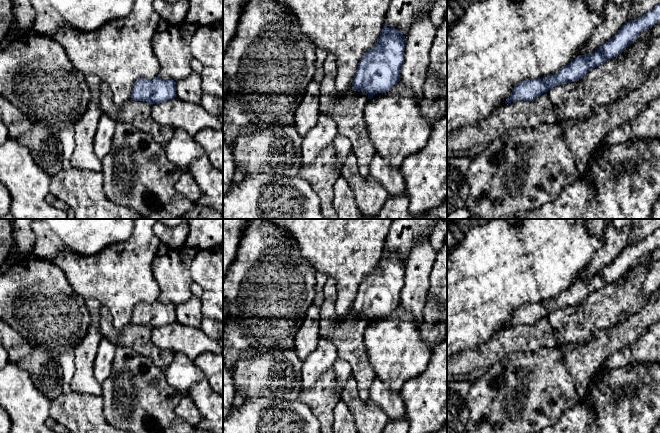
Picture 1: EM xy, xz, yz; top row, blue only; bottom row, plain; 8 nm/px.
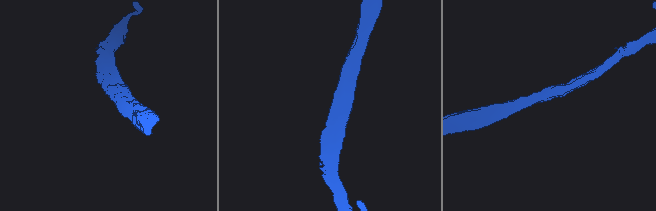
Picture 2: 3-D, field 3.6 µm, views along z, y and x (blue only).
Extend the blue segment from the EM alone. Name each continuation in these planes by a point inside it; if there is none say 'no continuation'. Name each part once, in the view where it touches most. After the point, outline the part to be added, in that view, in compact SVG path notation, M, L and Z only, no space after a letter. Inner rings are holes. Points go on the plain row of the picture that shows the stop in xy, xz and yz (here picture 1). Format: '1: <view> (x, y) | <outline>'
no continuation

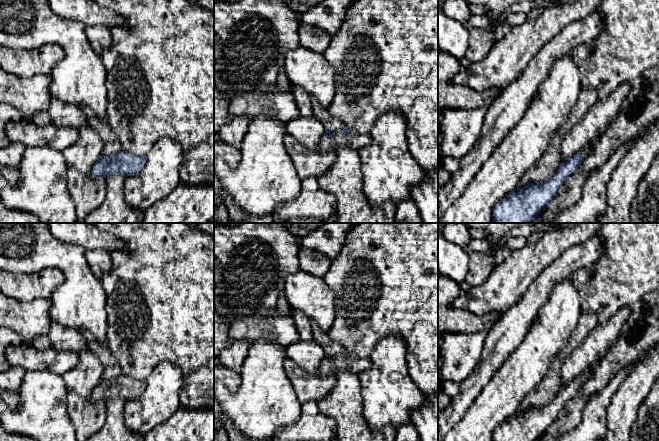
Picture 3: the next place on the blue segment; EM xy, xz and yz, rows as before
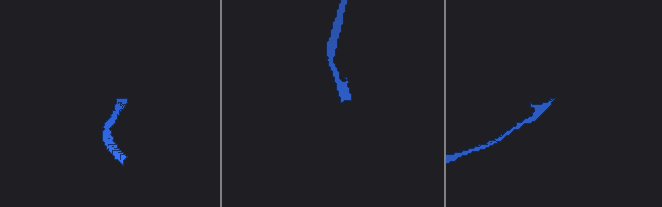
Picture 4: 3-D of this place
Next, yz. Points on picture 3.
1: yz (586, 374) | M587 369L583 371L578 378L581 379L583 382L586 381L593 373L593 369Z

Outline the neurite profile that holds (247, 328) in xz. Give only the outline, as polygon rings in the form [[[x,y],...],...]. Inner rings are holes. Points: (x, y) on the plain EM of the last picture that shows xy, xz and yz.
[[[246,317],[235,321],[229,326],[230,342],[246,340],[252,346],[258,339],[261,323],[257,317]]]

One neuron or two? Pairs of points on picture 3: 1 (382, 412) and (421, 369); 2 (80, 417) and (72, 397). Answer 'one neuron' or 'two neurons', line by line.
1: two neurons
2: one neuron

